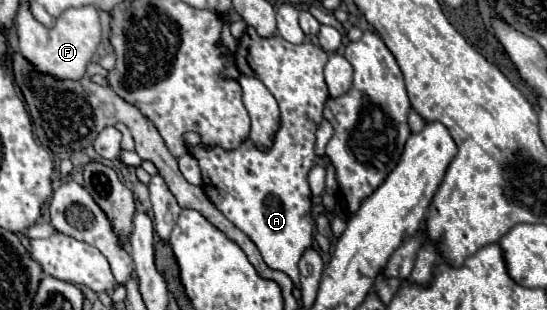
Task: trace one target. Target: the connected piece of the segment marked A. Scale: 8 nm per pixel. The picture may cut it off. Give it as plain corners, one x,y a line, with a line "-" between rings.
252,27
244,31
244,35
238,41
236,49
236,67
240,71
240,59
246,59
248,67
252,69
254,77
266,85
266,89
276,97
278,107
280,107
280,127
272,139
270,151
264,149
260,151
250,139
242,141
242,145
234,151
224,151
222,147
214,145
206,149
202,145
202,137
194,131
184,133
184,145
188,153
198,161
200,171
202,171
202,187
208,199
240,229
244,231
260,249
264,261
272,269
280,269
288,273
298,285
298,261
302,253
312,245
312,229
314,229
314,219
312,219
312,193
308,187
308,171
316,165
318,157
314,153
314,143
316,143
316,129
322,121
322,109
328,99
328,89
324,85
324,65
328,61
328,53
320,45
312,43
288,43
286,39
272,37
264,39
260,37

